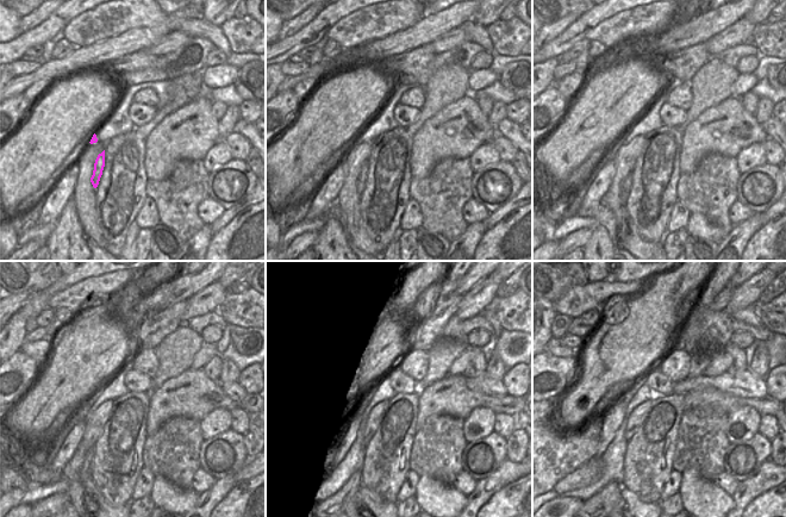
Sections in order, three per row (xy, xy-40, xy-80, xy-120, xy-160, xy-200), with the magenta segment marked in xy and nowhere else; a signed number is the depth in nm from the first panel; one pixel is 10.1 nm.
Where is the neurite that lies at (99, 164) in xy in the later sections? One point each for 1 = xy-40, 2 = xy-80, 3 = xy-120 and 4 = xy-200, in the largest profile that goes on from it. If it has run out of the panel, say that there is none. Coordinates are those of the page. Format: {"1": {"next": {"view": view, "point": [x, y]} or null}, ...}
{"1": {"next": {"view": "xy-40", "point": [361, 180]}}, "2": {"next": {"view": "xy-80", "point": [627, 184]}}, "3": {"next": {"view": "xy-120", "point": [86, 478]}}, "4": {"next": {"view": "xy-200", "point": [603, 503]}}}

